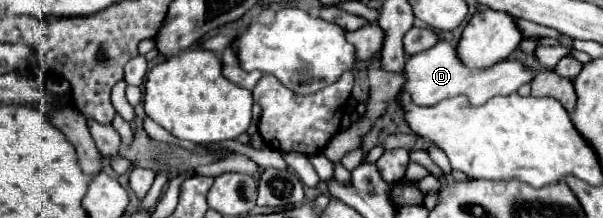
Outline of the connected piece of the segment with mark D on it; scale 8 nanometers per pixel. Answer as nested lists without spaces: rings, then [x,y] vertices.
[[[440,41],[432,49],[412,55],[406,61],[402,93],[408,93],[412,103],[416,105],[436,105],[444,99],[458,97],[458,95],[464,95],[472,105],[482,105],[490,97],[516,93],[516,89],[528,83],[530,79],[532,79],[532,73],[524,69],[518,61],[502,61],[490,69],[468,69],[456,57],[456,49],[450,43]]]

